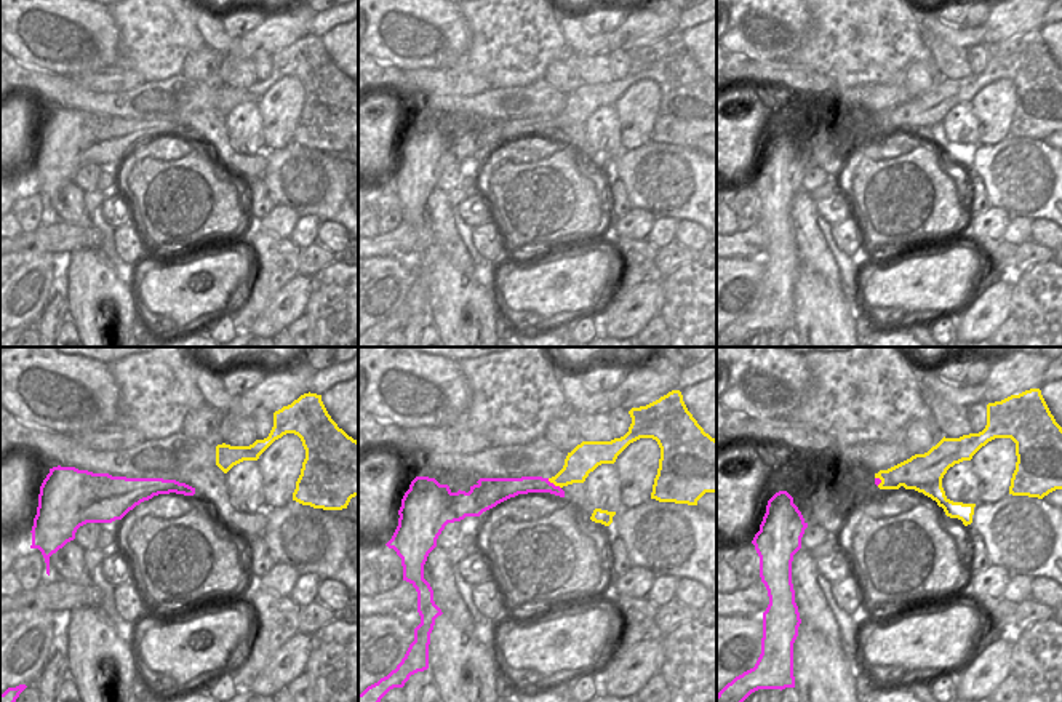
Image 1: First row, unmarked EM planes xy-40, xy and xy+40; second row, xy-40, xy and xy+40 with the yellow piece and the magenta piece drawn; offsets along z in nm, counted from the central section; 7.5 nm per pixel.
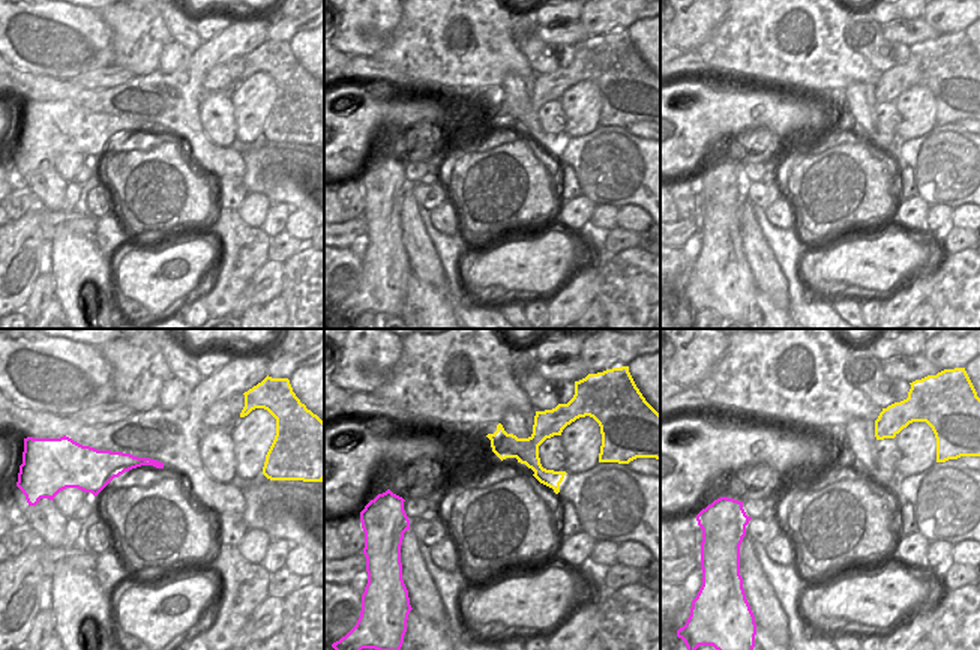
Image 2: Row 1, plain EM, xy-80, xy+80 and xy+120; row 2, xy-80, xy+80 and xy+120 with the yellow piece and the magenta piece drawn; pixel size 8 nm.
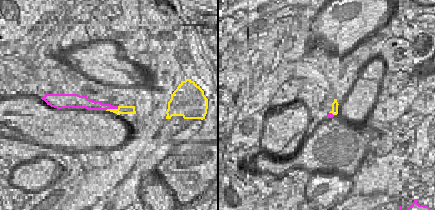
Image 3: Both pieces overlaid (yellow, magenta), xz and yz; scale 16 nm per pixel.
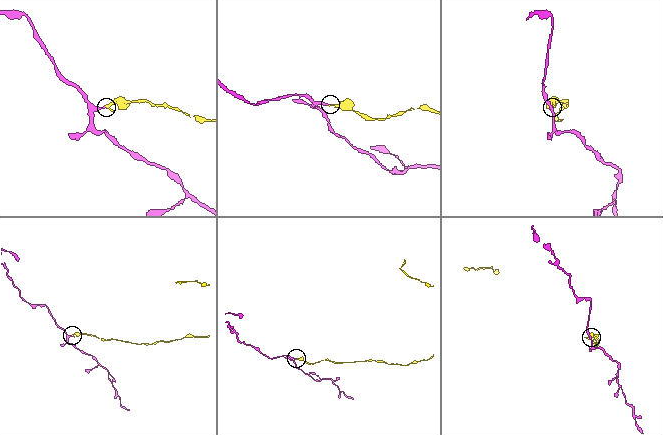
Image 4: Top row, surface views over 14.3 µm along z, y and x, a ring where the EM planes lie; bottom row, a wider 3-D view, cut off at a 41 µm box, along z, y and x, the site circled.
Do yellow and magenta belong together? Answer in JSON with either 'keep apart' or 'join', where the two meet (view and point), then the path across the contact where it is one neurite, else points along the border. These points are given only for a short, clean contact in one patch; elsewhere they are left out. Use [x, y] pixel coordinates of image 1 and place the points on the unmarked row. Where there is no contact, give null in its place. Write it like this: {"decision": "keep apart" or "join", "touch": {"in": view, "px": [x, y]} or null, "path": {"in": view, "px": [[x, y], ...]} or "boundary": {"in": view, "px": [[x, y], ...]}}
{"decision": "keep apart", "touch": {"in": "xy", "px": [554, 125]}, "boundary": {"in": "xy", "px": [[547, 120], [560, 130]]}}

